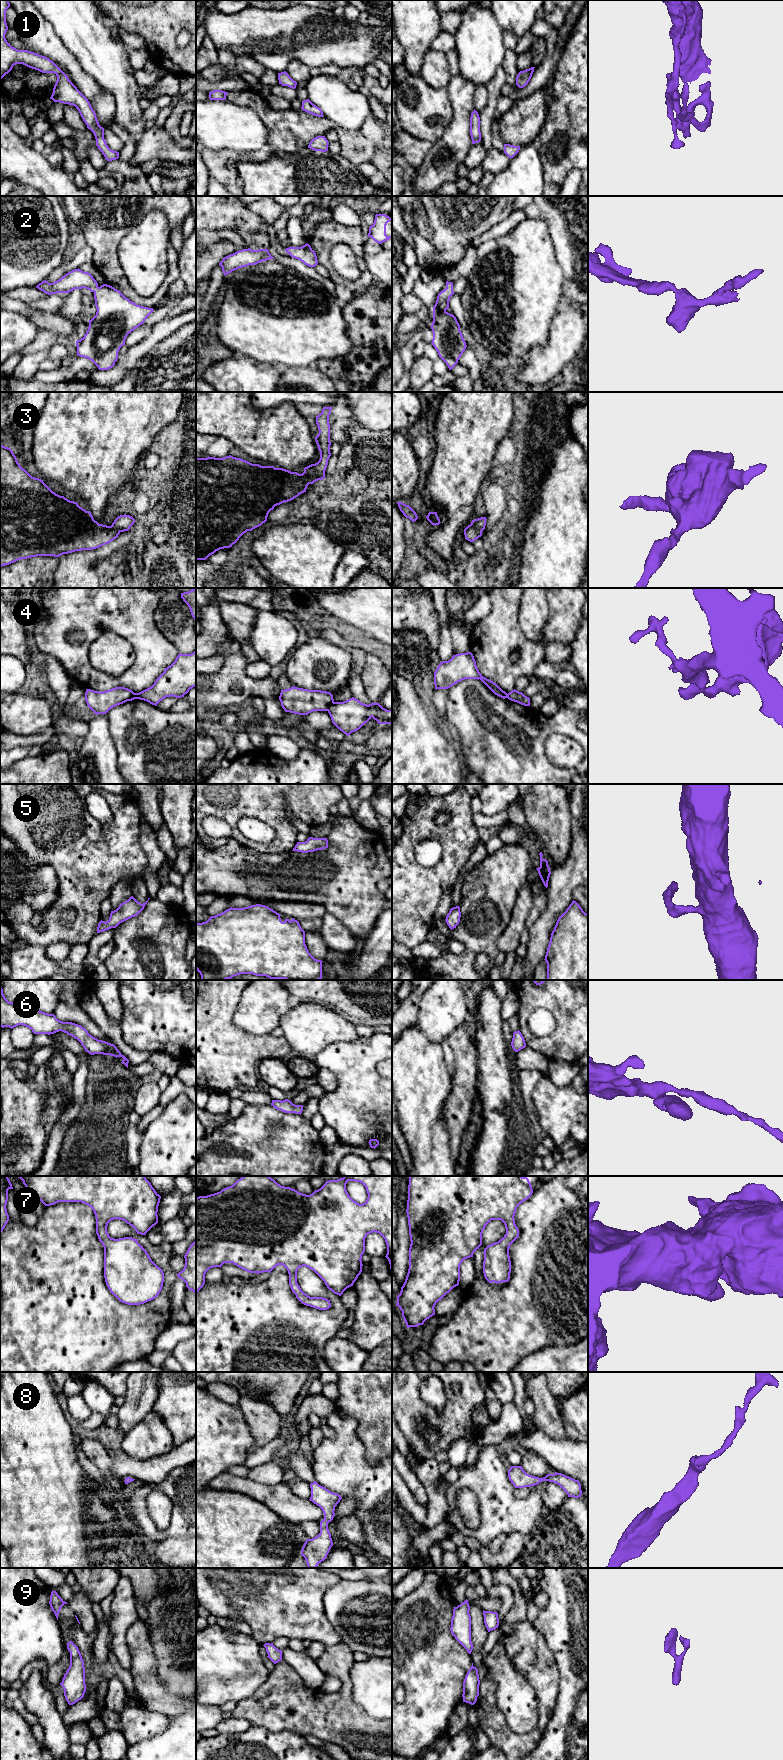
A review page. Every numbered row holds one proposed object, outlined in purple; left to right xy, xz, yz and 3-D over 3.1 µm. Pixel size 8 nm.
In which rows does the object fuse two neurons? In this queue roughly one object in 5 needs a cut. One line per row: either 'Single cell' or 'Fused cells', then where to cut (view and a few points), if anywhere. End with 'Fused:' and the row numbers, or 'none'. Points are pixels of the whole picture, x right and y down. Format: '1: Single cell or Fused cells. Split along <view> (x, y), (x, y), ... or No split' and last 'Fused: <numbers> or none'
1: Single cell. No split
2: Single cell. No split
3: Single cell. No split
4: Fused cells. Split along xz (334, 702), (326, 710)
5: Single cell. No split
6: Single cell. No split
7: Single cell. No split
8: Single cell. No split
9: Single cell. No split
Fused: 4

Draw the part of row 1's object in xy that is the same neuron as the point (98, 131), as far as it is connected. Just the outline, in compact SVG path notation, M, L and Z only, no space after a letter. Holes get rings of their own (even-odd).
M0 0L0 81L16 64L23 64L42 73L54 73L57 81L50 99L54 102L75 106L87 128L93 132L96 146L105 159L107 161L118 159L119 152L108 147L104 139L104 128L99 125L90 102L69 80L68 76L49 58L28 50L18 50L7 42L5 38L8 30L6 11L9 7L9 0Z

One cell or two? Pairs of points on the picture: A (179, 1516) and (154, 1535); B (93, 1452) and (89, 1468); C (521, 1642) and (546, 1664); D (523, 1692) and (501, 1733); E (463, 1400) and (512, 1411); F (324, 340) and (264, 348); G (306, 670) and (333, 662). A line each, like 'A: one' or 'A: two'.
A: one
B: two
C: one
D: two
E: two
F: one
G: one

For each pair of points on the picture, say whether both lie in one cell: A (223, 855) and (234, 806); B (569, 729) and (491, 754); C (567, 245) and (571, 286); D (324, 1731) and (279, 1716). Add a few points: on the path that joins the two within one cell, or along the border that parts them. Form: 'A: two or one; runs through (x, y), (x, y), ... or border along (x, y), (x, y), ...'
A: two; border along (229, 839), (223, 845), (214, 847)
B: one; runs through (550, 728), (527, 731), (510, 738)
C: one; runs through (570, 255), (570, 276)
D: one; runs through (314, 1720), (310, 1716), (290, 1716)

